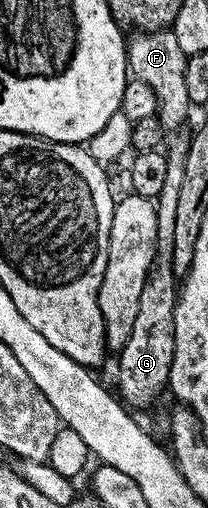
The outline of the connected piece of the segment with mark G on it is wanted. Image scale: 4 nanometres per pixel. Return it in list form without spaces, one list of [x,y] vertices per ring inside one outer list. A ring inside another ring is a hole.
[[[186,128],[175,129],[166,138],[164,150],[167,158],[165,184],[162,194],[155,197],[156,217],[158,218],[158,234],[156,235],[156,257],[152,269],[148,272],[146,286],[142,286],[142,298],[138,298],[138,314],[134,318],[134,330],[130,330],[130,338],[126,338],[126,346],[119,349],[120,356],[120,392],[118,396],[129,409],[148,408],[160,396],[160,391],[168,388],[170,366],[174,362],[174,310],[178,299],[178,277],[172,269],[174,258],[174,222],[176,220],[179,187],[182,186],[183,167],[186,164],[186,153],[190,150],[192,132]]]

